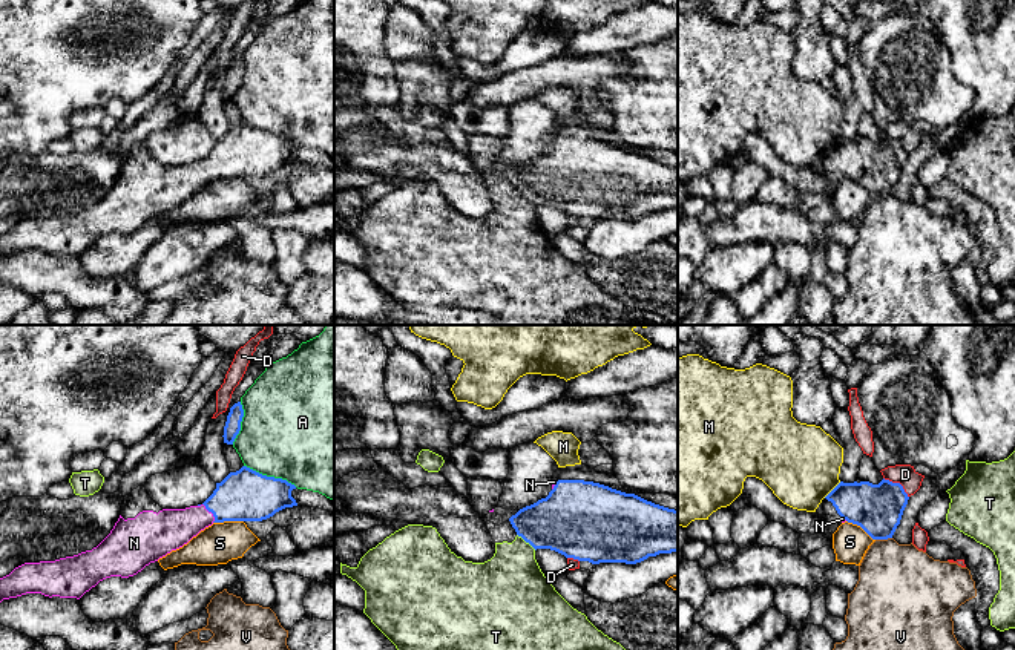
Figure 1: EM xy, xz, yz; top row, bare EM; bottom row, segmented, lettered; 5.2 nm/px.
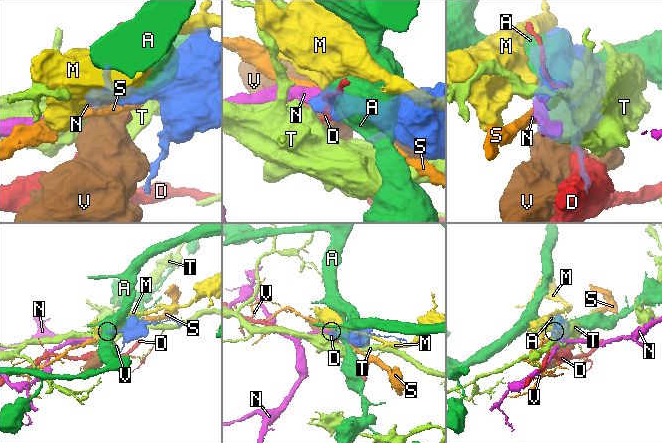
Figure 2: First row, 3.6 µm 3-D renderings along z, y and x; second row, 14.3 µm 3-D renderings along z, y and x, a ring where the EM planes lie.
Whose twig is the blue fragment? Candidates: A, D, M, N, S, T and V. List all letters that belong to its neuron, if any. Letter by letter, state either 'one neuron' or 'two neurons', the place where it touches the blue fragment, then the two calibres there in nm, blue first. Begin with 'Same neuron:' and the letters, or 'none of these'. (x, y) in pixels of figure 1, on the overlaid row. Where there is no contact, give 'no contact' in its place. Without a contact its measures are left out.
Same neuron: N
A: two neurons; meets blue in xy at (270, 477); 280 nm thick on the blue side, 480 nm on the other
D: two neurons; meets blue in yz at (899, 483); 260 nm thick on the blue side, 110 nm on the other
M: two neurons; meets blue in yz at (833, 489); 260 nm thick on the blue side, 420 nm on the other
N: one neuron; meets blue in xy at (209, 511); 280 nm thick on the blue side, 220 nm on the other
S: two neurons; meets blue in xy at (227, 520); 280 nm thick on the blue side, 220 nm on the other
T: two neurons; meets blue in xz at (526, 541); 340 nm thick on the blue side, 360 nm on the other
V: two neurons; meets blue in yz at (883, 538); 260 nm thick on the blue side, 420 nm on the other

